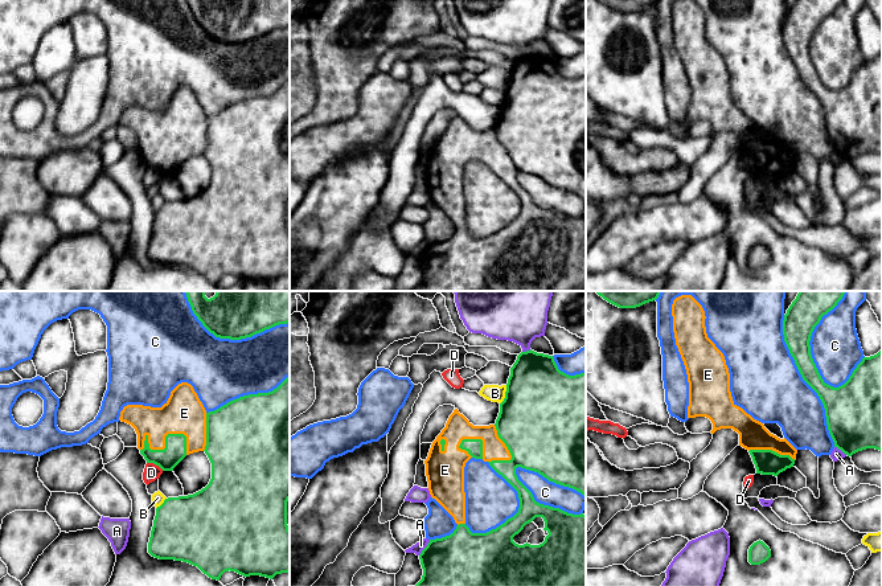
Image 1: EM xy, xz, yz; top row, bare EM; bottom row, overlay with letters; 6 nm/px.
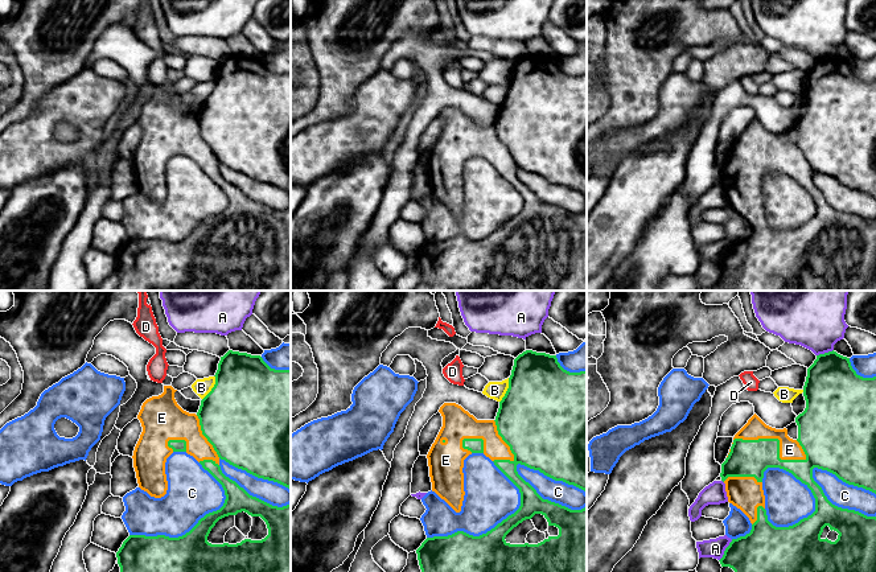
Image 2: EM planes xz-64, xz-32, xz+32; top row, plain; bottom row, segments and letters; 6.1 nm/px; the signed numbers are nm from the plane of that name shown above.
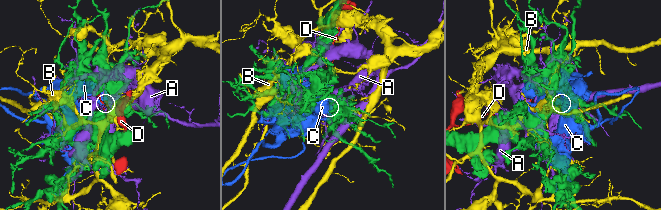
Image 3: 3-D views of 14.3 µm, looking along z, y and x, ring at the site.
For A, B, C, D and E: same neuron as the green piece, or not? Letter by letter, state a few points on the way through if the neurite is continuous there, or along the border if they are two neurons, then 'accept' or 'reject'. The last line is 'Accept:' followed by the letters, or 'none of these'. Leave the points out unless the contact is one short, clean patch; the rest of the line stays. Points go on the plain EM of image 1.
A: reject
B: reject
C: reject
D: reject
E: accept
Accept: E

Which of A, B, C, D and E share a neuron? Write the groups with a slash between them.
A / B / C / D / E

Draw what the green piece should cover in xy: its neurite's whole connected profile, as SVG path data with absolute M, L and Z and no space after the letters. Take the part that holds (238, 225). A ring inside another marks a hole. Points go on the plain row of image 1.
M290 81L272 95L243 99L209 116L193 90L181 86L161 111L127 108L119 124L135 132L140 157L163 175L173 175L186 159L198 155L204 155L212 167L212 183L205 192L193 198L168 201L156 212L148 246L152 261L188 266L217 284L229 274L270 283L290 275Z

